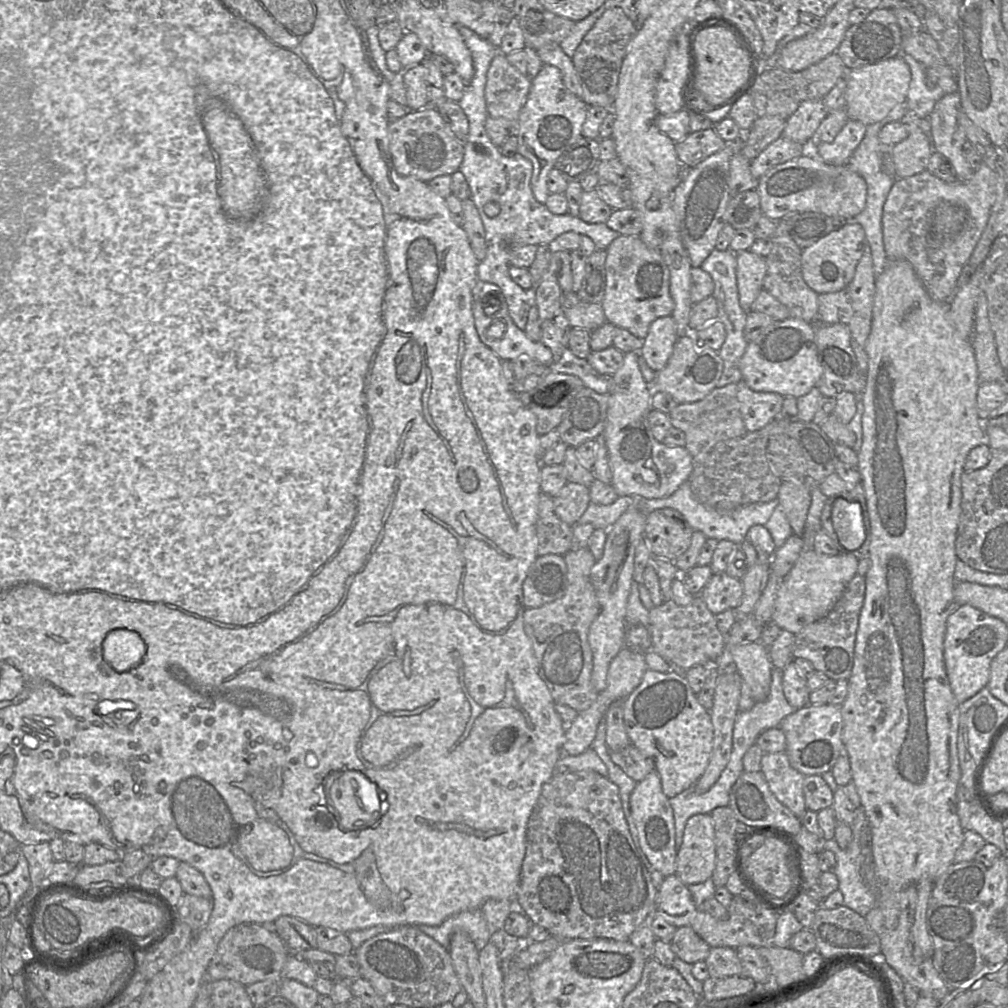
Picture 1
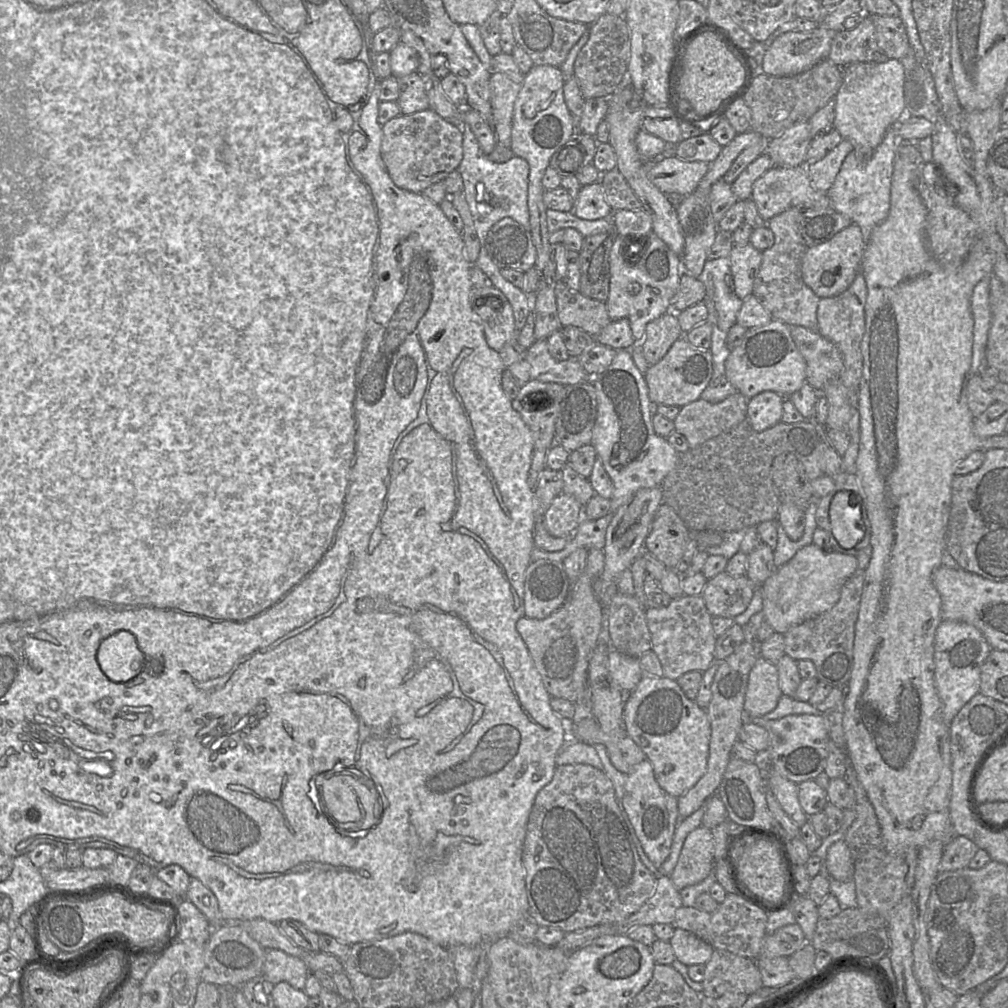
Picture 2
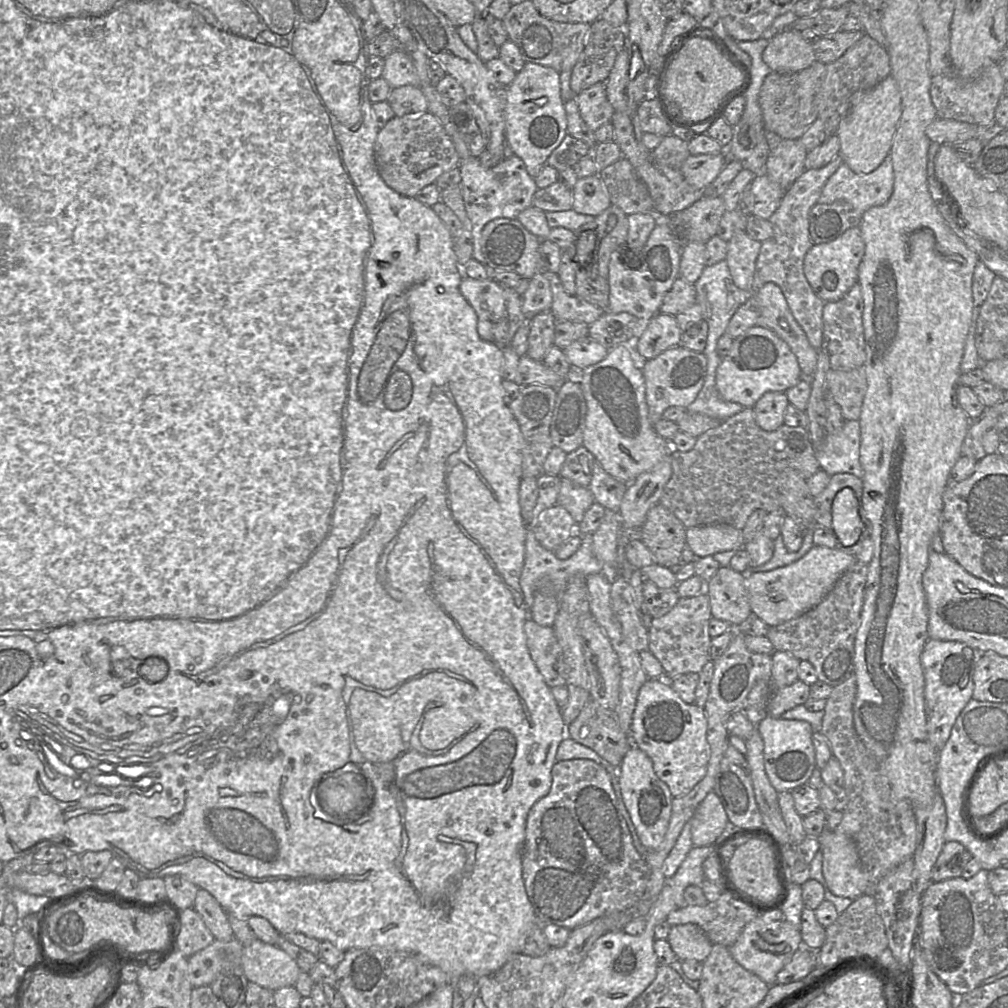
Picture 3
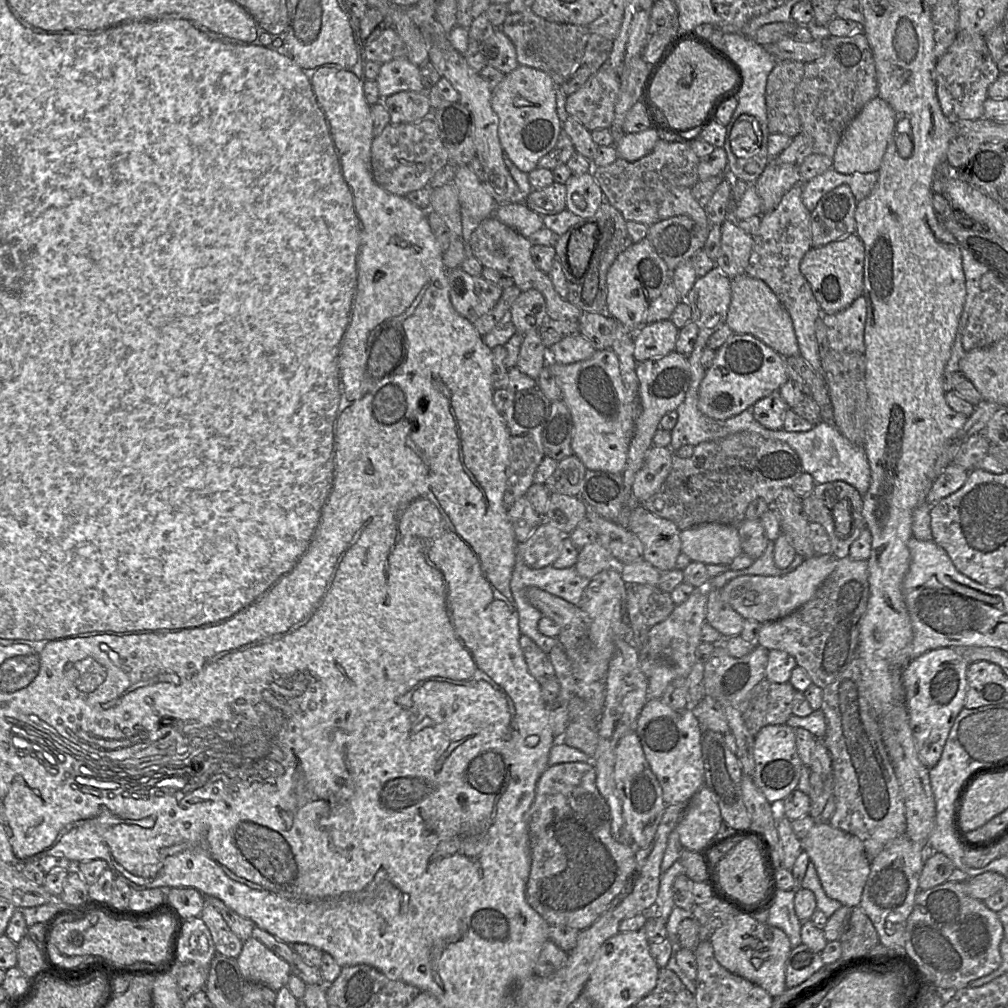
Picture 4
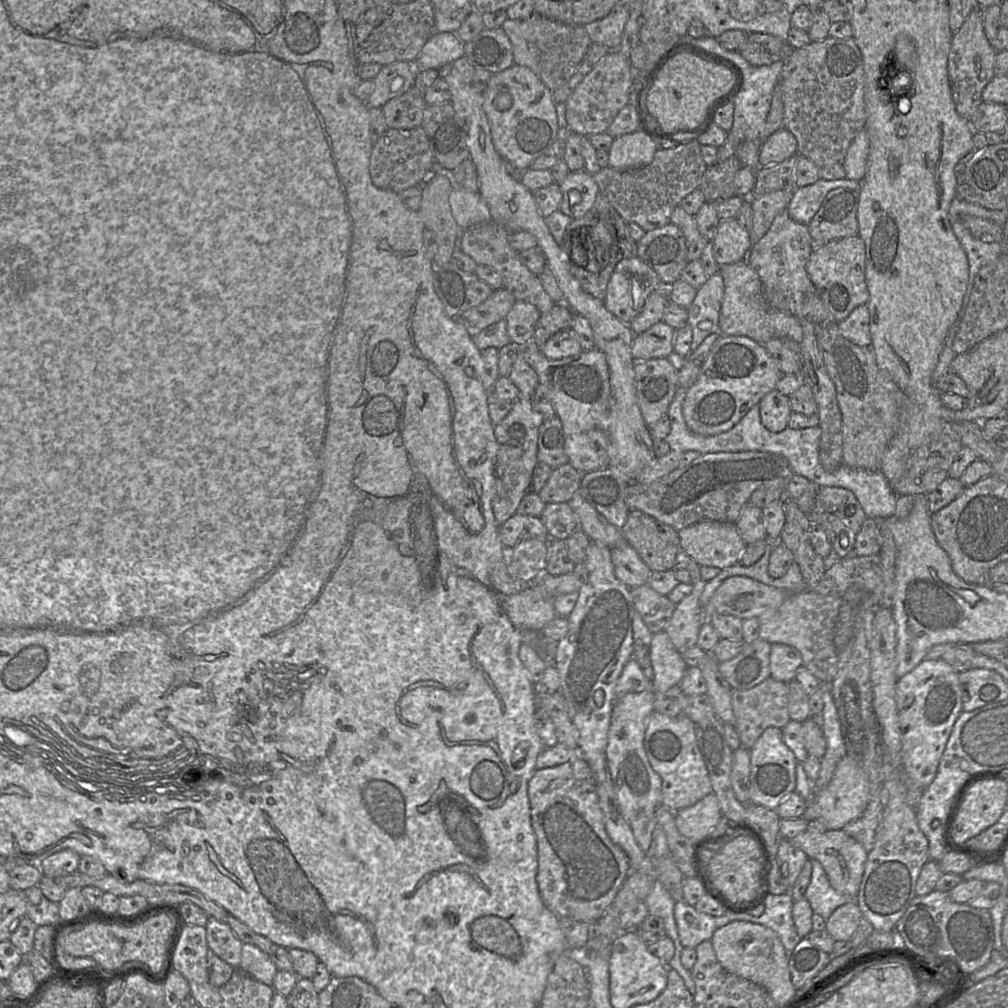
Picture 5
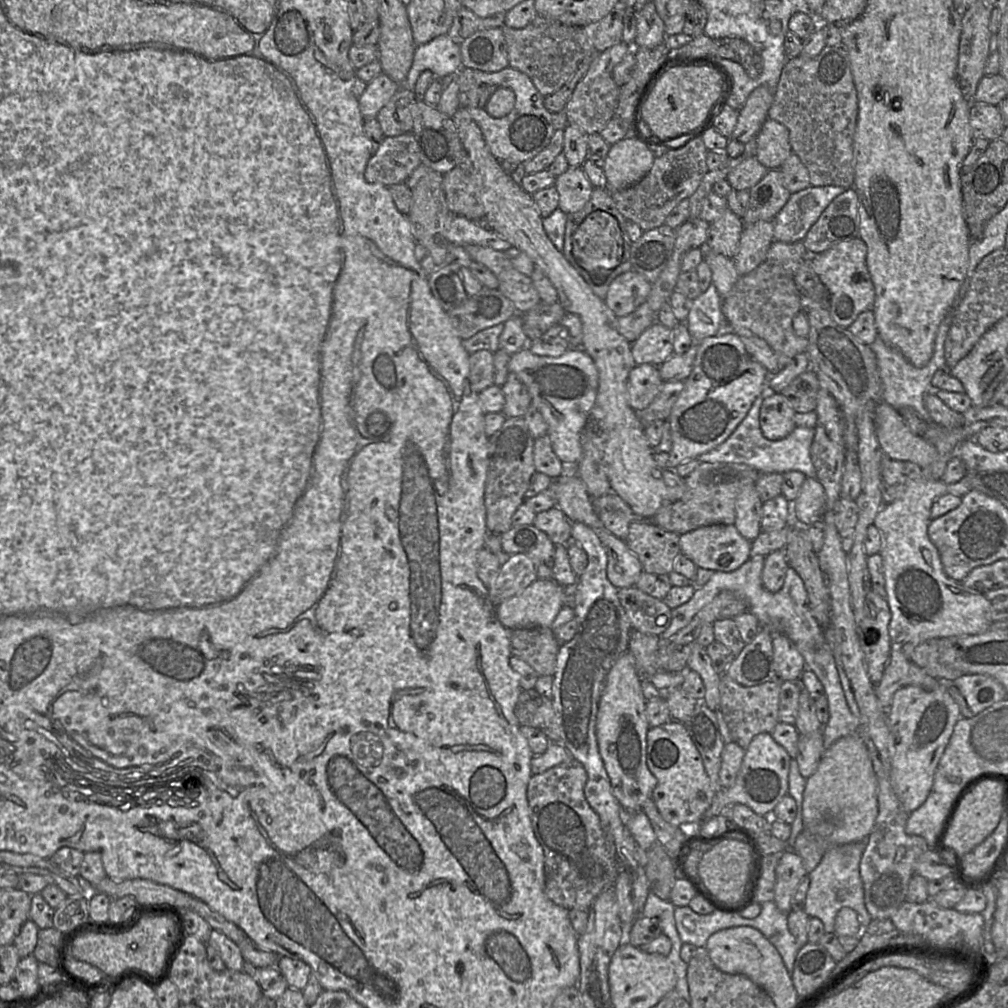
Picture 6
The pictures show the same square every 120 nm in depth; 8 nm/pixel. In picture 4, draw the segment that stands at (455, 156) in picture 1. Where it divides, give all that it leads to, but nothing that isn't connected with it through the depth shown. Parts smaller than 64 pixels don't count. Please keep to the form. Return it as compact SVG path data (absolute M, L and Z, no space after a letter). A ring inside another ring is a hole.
M429 116L413 123L389 123L374 137L371 166L375 182L384 190L399 196L429 185L437 171L449 163L449 156L435 121Z

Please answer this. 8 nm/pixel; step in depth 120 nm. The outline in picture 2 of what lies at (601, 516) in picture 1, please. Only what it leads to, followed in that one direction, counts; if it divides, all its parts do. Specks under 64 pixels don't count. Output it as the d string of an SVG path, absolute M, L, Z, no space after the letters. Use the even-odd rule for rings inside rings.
M609 512L597 520L582 519L572 535L572 540L559 552L547 552L534 547L531 552L531 562L542 559L563 562L566 557L579 548L602 549L605 546L606 531L614 516Z

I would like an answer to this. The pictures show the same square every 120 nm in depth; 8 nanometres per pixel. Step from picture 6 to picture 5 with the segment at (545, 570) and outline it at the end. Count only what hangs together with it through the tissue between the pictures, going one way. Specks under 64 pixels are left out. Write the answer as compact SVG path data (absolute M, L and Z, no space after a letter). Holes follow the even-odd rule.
M515 513L499 526L499 538L506 549L512 549L521 541L537 539L552 540L540 517Z

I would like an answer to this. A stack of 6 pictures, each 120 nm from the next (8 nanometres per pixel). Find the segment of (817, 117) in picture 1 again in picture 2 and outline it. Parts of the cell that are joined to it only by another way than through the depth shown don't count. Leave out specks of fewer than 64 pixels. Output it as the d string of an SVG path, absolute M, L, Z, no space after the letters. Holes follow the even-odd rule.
M808 121L797 123L769 140L766 152L775 166L798 167L806 164L806 153L813 139Z

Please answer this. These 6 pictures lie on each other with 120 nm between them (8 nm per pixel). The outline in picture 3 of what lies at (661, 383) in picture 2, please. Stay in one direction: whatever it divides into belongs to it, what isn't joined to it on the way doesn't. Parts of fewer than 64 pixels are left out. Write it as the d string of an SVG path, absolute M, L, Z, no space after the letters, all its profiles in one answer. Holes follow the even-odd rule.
M679 344L669 348L653 359L643 363L646 403L650 423L662 418L663 412L672 406L686 408L701 390L707 371L707 358L703 352L696 352Z

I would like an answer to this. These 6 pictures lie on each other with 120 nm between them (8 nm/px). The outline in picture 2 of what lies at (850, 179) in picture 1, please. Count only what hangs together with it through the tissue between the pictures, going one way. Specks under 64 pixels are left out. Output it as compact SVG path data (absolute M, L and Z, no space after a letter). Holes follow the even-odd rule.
M806 164L798 167L774 166L769 169L755 181L751 198L755 201L759 214L766 222L791 207L799 207L802 210L832 207L827 192L820 191L812 185Z

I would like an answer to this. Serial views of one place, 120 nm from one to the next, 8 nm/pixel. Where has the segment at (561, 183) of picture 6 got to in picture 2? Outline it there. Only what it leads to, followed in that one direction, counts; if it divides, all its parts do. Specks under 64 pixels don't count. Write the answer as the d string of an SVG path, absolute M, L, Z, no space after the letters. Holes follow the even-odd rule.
M599 181L581 187L574 202L574 214L584 220L611 218L614 212L607 203Z

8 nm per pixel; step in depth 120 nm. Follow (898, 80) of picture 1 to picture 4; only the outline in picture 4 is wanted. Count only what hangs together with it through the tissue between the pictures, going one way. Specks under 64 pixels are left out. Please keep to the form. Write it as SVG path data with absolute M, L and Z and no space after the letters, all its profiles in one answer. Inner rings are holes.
M878 96L868 101L849 123L837 146L833 168L843 174L877 172L895 125L893 109Z

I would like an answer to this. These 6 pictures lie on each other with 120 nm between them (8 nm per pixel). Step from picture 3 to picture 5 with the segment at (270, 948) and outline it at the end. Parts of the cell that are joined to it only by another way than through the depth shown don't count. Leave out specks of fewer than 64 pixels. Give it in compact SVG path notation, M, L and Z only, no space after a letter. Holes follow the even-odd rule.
M244 943L242 946L241 962L238 969L269 986L272 986L278 971L267 953L249 943Z

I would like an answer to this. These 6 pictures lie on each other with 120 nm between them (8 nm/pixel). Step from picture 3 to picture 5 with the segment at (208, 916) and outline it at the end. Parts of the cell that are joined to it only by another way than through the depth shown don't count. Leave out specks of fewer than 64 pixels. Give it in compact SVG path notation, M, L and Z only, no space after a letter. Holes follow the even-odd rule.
M209 916L205 928L209 949L235 969L238 969L244 943L234 934L227 923L215 917Z

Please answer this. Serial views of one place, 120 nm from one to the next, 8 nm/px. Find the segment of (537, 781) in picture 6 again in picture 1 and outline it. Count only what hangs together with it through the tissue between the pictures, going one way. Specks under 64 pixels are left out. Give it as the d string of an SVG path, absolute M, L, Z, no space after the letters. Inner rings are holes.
M581 770L554 774L546 782L529 817L526 831L526 852L523 859L520 882L515 901L522 913L532 924L546 929L551 937L559 940L573 939L611 939L619 942L629 941L630 935L640 926L648 924L649 913L653 909L657 888L652 882L645 865L638 857L628 825L624 816L619 789L608 777L593 770Z

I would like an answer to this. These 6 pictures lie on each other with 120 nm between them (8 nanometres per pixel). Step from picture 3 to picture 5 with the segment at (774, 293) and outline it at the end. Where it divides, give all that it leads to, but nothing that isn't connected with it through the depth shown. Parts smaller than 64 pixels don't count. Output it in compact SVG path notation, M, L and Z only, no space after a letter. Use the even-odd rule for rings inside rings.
M747 261L719 267L725 292L721 305L719 326L723 335L747 336L760 344L775 338L789 338L799 344L803 338L800 321L791 313L769 307L763 298L763 282Z

